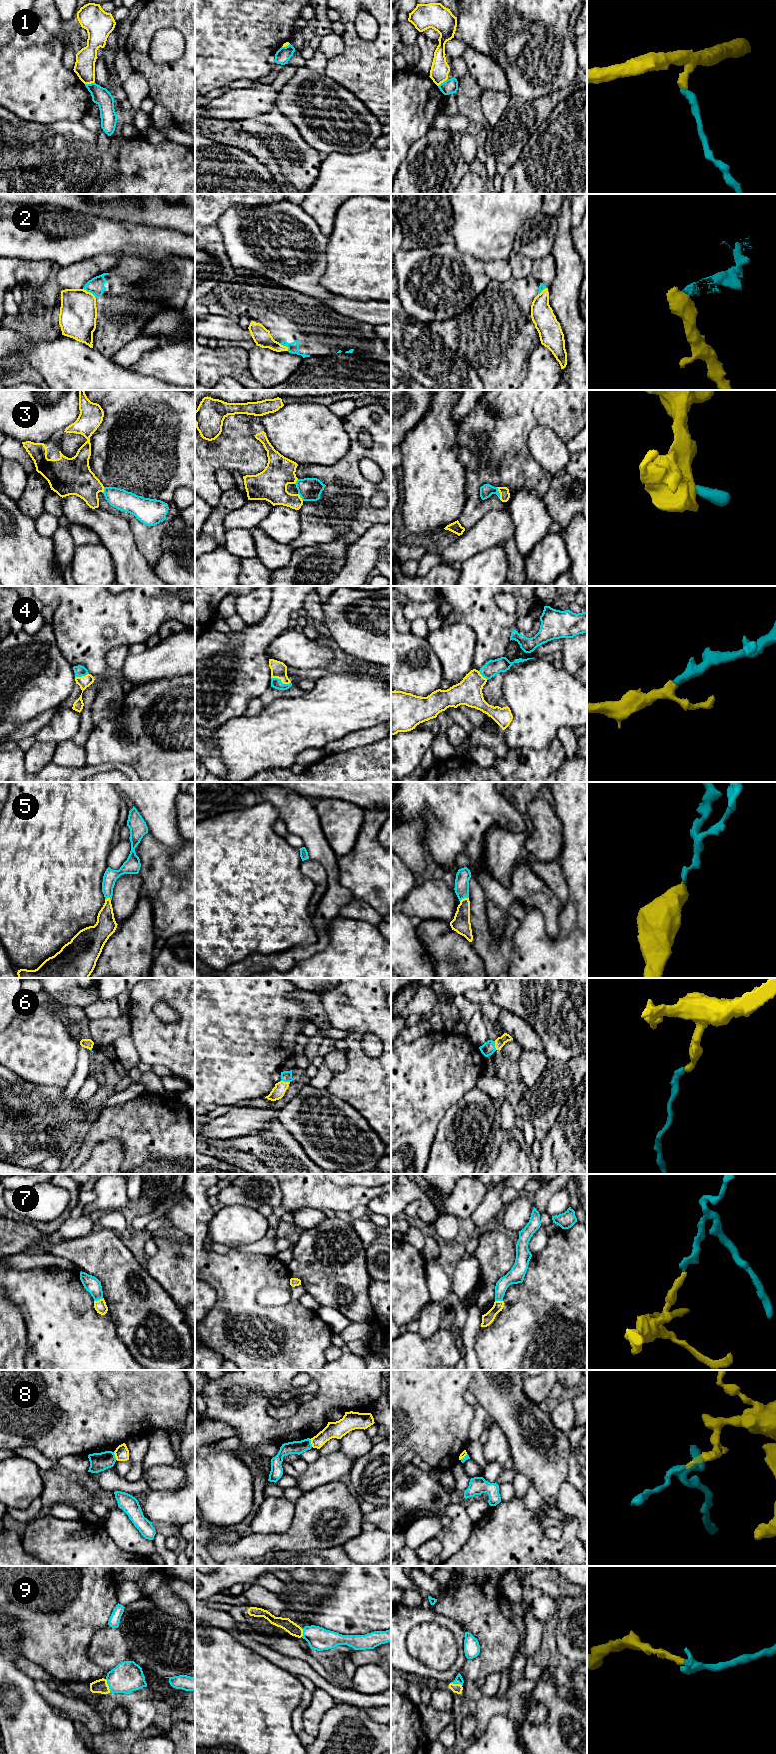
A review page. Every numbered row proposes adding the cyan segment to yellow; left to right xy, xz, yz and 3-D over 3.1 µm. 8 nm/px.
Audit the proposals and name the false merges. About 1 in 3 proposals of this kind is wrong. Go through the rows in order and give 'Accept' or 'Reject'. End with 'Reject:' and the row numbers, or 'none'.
1: Reject
2: Reject
3: Accept
4: Accept
5: Accept
6: Accept
7: Accept
8: Reject
9: Accept
Reject: 1, 2, 8

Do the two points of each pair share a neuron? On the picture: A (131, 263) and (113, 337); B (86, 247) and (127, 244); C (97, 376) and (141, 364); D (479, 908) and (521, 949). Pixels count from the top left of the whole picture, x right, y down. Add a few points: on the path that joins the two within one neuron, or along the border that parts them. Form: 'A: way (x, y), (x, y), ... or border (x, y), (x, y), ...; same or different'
A: way (123, 281), (114, 295), (114, 310), (106, 319); same
B: way (96, 244), (117, 244); same
C: border (127, 367), (150, 376); different
D: border (522, 919), (513, 936), (513, 950), (509, 964); different

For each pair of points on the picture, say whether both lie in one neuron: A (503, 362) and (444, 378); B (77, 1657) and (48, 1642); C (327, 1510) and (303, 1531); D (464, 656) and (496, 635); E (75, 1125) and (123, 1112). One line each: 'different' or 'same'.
A: different
B: same
C: same
D: different
E: different

